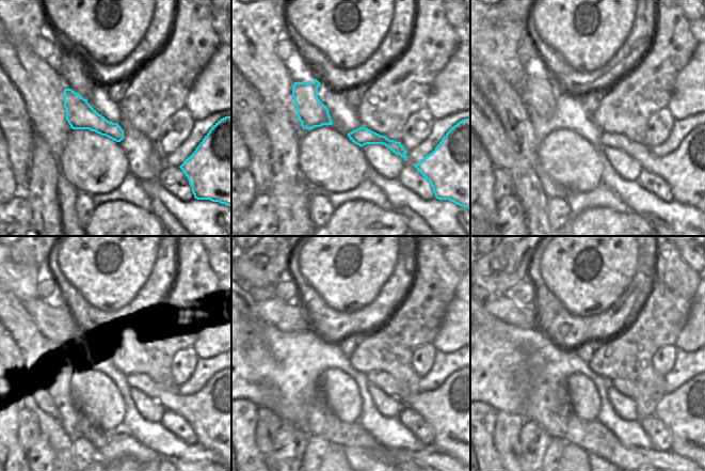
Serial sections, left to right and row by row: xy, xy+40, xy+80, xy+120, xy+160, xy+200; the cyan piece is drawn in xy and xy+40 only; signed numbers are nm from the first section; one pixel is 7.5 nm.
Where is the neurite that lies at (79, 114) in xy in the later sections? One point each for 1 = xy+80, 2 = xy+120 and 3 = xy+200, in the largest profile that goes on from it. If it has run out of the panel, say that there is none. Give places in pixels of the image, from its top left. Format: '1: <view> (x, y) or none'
1: xy+80 (687, 170)
2: xy+120 (209, 411)
3: xy+200 (687, 412)

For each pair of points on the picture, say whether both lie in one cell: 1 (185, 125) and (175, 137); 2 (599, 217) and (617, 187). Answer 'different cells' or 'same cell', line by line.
1: same cell
2: different cells

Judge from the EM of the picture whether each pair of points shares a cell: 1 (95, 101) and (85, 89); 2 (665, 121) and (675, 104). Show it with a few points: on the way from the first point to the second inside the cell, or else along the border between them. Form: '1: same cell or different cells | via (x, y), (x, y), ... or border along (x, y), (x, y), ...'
1: different cells | border along (94, 83), (87, 99)
2: different cells | border along (667, 108), (674, 120)

